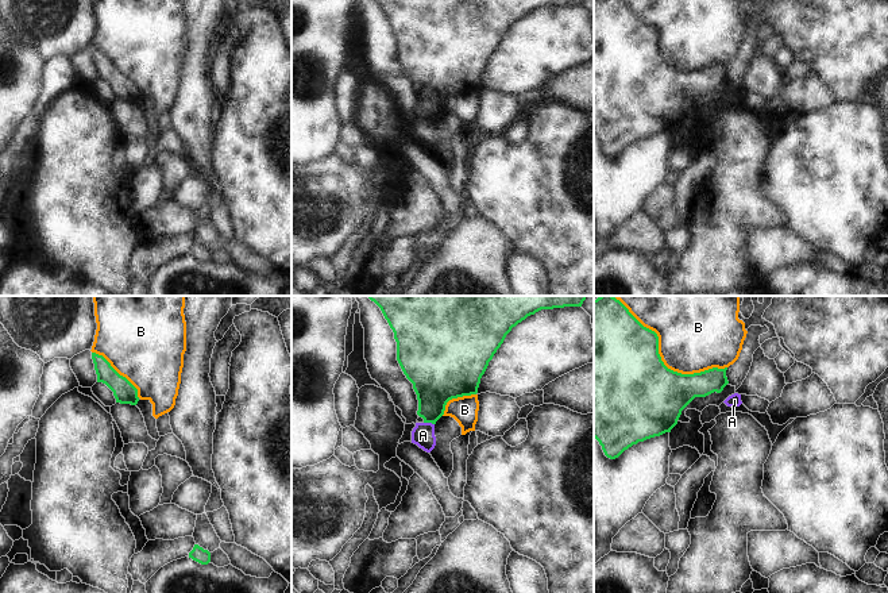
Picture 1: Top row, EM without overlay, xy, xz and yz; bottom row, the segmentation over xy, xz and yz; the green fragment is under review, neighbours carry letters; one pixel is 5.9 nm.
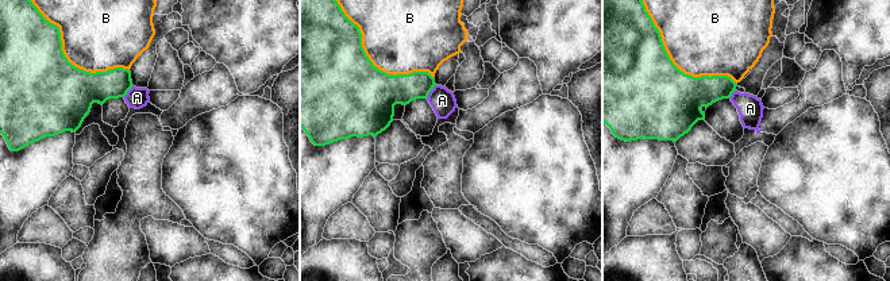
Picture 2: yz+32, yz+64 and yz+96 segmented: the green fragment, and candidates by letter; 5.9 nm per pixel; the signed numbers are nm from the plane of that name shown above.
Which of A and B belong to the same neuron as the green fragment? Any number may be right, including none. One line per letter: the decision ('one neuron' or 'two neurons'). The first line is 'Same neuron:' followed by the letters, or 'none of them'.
Same neuron: none of them
A: two neurons
B: two neurons

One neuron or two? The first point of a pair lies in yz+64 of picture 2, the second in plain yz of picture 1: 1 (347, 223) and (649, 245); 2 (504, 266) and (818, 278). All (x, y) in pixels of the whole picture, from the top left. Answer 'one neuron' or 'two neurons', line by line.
1: one neuron
2: one neuron

